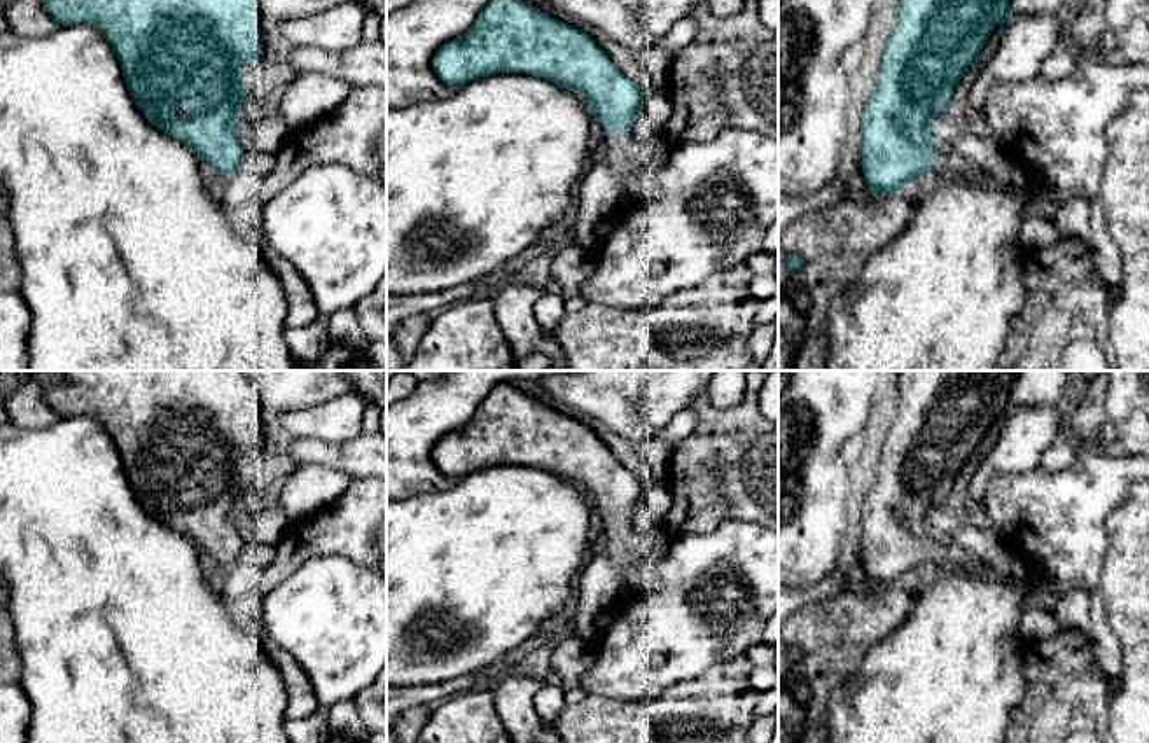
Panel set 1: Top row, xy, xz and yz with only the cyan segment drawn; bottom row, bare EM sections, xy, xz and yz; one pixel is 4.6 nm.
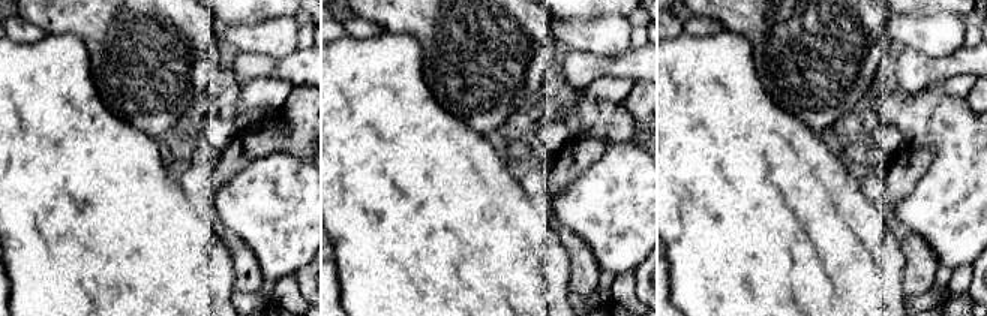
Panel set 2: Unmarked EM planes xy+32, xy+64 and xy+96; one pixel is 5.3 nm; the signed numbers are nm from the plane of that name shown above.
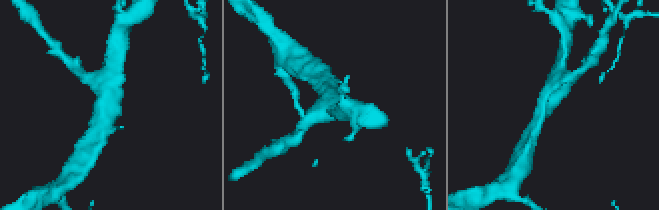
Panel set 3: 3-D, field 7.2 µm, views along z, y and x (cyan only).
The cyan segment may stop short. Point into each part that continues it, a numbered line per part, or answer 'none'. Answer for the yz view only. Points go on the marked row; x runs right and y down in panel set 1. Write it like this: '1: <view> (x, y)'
1: yz (947, 163)

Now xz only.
1: xz (639, 163)

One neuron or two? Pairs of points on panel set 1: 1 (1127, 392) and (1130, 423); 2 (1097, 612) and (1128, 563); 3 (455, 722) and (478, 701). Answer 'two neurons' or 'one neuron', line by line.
1: one neuron
2: two neurons
3: one neuron

